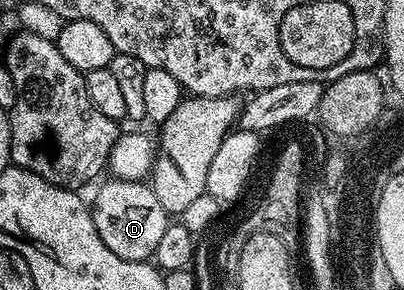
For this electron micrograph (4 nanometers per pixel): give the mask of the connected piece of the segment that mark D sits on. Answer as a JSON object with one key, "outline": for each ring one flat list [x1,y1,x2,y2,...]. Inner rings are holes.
{"outline":[[109,177,107,181,99,183,101,186,96,194,96,203,93,201,90,206,94,228,98,228,98,236,102,236,102,244,106,244,106,248,110,248,114,256,122,256,122,260,142,262,151,259,154,248,158,248,158,239,161,238,162,232,166,232,170,215,162,208,162,204,158,204,158,196,154,196,151,185,143,181,127,182,113,177]]}

